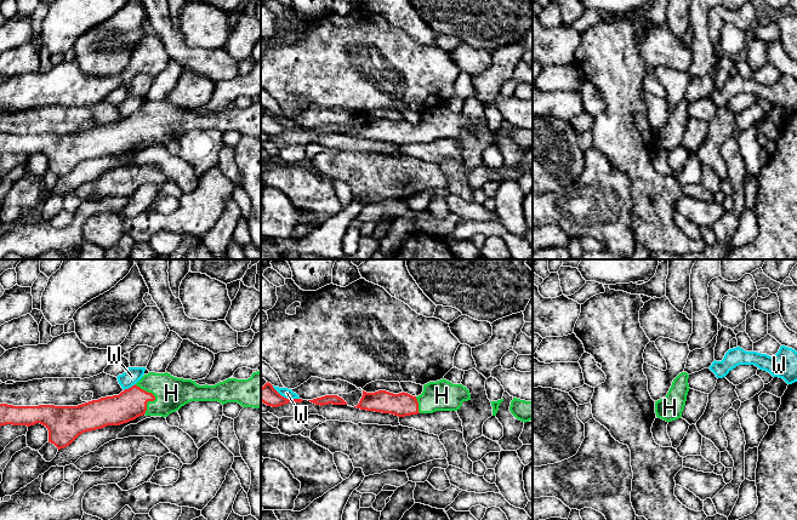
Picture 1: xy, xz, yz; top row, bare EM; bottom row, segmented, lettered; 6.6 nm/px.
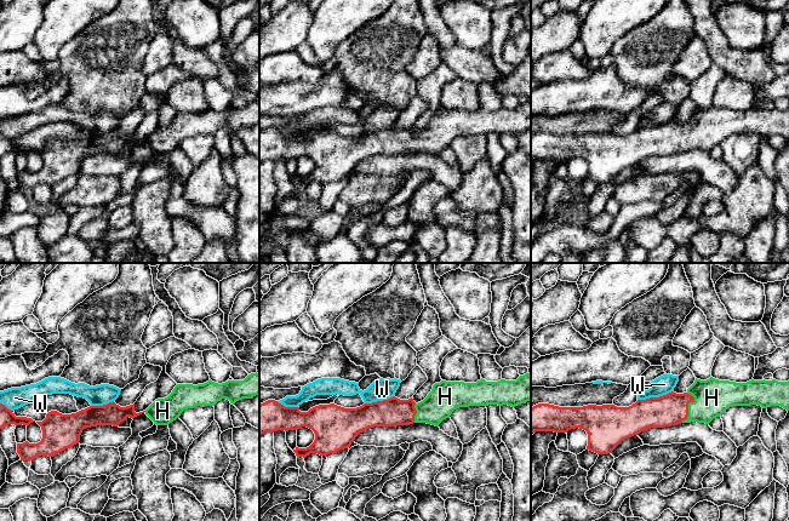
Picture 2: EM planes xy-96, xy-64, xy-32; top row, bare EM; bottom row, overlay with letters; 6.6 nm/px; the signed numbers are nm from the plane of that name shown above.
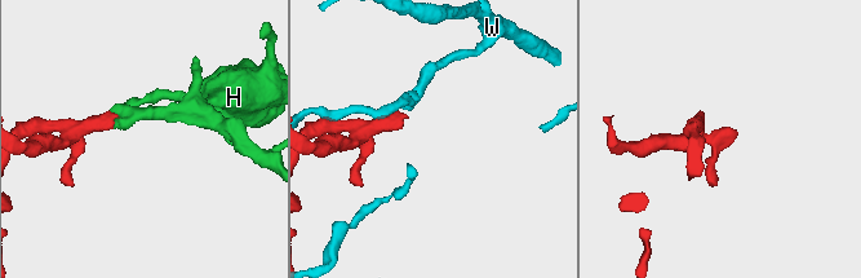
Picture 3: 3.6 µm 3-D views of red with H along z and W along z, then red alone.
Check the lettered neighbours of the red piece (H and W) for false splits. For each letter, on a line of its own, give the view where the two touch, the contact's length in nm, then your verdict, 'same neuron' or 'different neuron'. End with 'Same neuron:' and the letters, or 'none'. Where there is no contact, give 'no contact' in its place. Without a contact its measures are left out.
H: xy | 220 nm | same neuron
W: xz | 200 nm | different neuron
Same neuron: H

